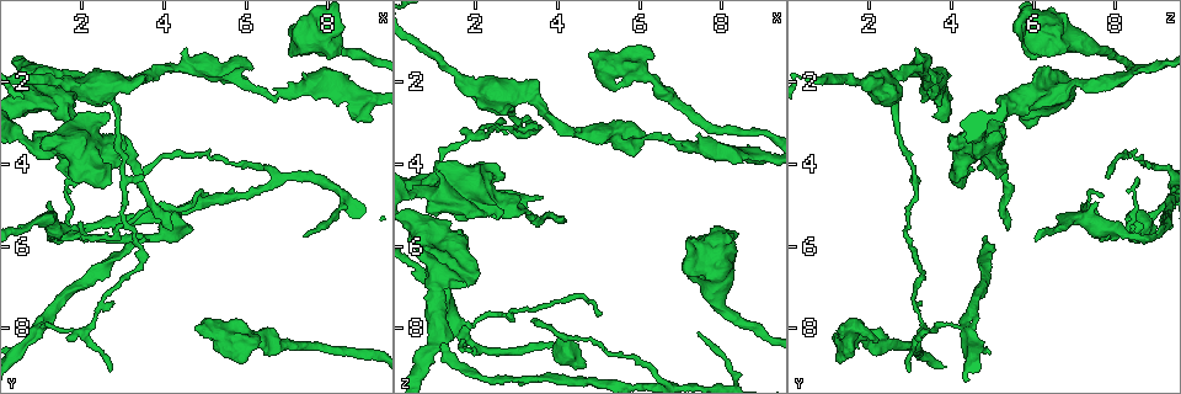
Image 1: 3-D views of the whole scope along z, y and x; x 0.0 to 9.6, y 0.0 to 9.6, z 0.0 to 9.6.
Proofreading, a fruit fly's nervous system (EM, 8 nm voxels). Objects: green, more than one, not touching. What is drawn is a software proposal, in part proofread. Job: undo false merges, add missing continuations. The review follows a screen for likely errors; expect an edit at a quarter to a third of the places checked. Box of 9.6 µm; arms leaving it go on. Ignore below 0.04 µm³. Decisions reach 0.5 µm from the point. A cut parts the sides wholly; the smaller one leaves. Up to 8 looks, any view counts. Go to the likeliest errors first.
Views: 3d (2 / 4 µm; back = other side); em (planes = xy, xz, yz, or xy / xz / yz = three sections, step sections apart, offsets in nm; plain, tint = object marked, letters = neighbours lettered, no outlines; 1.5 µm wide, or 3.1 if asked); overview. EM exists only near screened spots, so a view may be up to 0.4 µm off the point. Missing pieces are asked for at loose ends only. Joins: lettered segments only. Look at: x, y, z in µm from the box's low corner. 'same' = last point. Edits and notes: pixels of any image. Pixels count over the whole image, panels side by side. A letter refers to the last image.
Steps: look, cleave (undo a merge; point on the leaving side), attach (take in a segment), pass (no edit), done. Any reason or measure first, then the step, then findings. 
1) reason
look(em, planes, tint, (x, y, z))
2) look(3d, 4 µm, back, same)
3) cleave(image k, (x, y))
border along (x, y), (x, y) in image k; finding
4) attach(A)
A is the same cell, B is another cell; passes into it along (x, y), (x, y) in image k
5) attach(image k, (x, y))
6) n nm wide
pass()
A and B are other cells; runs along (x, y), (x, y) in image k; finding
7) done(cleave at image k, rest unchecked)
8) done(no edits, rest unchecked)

long arm stops here
look(3d, 4 µm, back, (3.65, 5.80, 4.80))

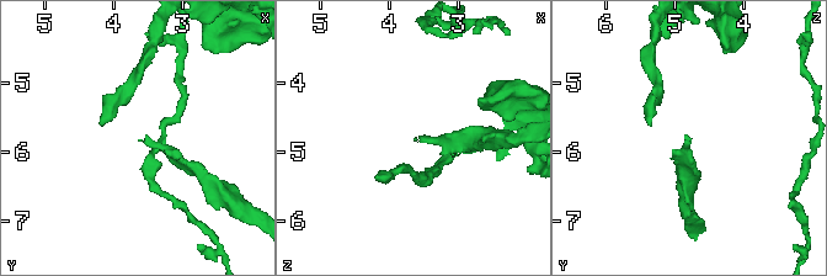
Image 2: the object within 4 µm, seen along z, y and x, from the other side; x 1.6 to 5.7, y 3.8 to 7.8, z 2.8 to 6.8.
need the tissue
look(em, planes, letters, (3.60, 5.80, 4.80))

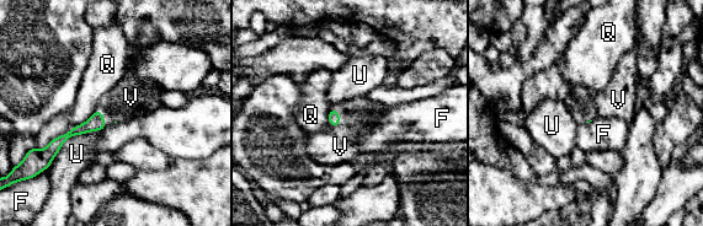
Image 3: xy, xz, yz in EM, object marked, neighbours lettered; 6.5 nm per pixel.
attach(V)
V is the same cell, F, Q and U are other cells; passes into it along (334, 117), (339, 118), (340, 146) in image 3; it goes on there

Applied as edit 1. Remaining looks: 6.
redraw
look(overview)

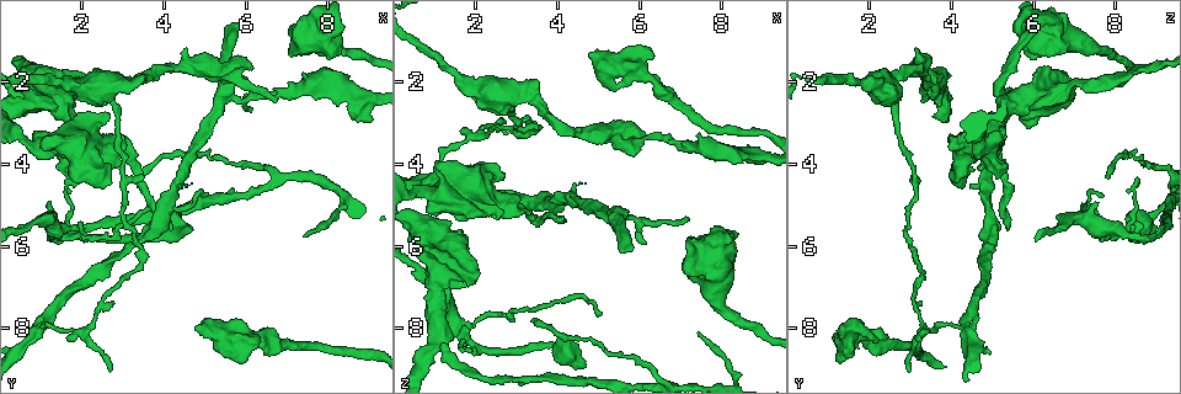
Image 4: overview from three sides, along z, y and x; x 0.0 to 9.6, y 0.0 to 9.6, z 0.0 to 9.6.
an open end
look(3d, 4 µm, (1.05, 3.70, 3.95))

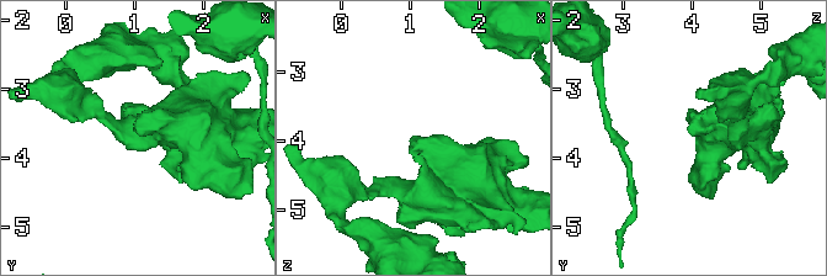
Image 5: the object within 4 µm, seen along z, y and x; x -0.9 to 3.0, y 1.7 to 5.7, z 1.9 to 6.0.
look(em, planes, letters, (1.05, 3.70, 4.00))

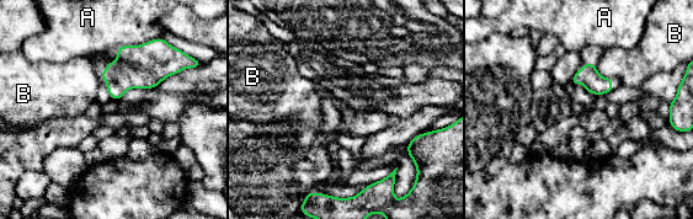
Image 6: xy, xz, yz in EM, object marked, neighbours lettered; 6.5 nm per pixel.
pass()
A and B are other cells; border along (595, 65), (601, 75), (611, 79) in image 6; no lettered segment goes on from it

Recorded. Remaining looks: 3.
thick end
look(3d, 2 µm, (4.80, 7.95, 1.30))

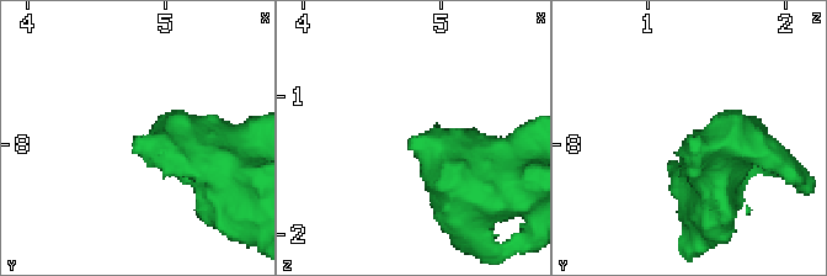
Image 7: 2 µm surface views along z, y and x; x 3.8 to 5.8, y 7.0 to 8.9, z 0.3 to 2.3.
shape alone is not enough
look(em, planes, letters, (4.78, 7.94, 1.32))

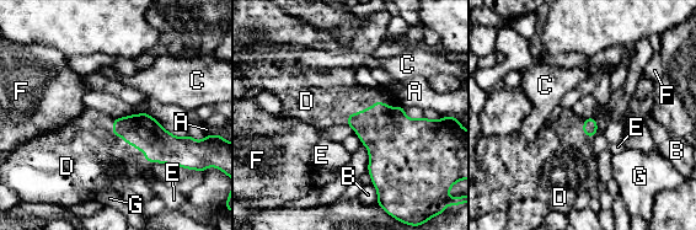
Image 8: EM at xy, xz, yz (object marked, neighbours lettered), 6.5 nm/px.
attach(D)
D is the same cell, A, B, C, E, F and G are other cells; passes into it along (142, 130), (129, 143), (94, 156) in image 8; the cell continues

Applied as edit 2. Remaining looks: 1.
done(attach at image 3, attach at image 8, rest unchecked)

